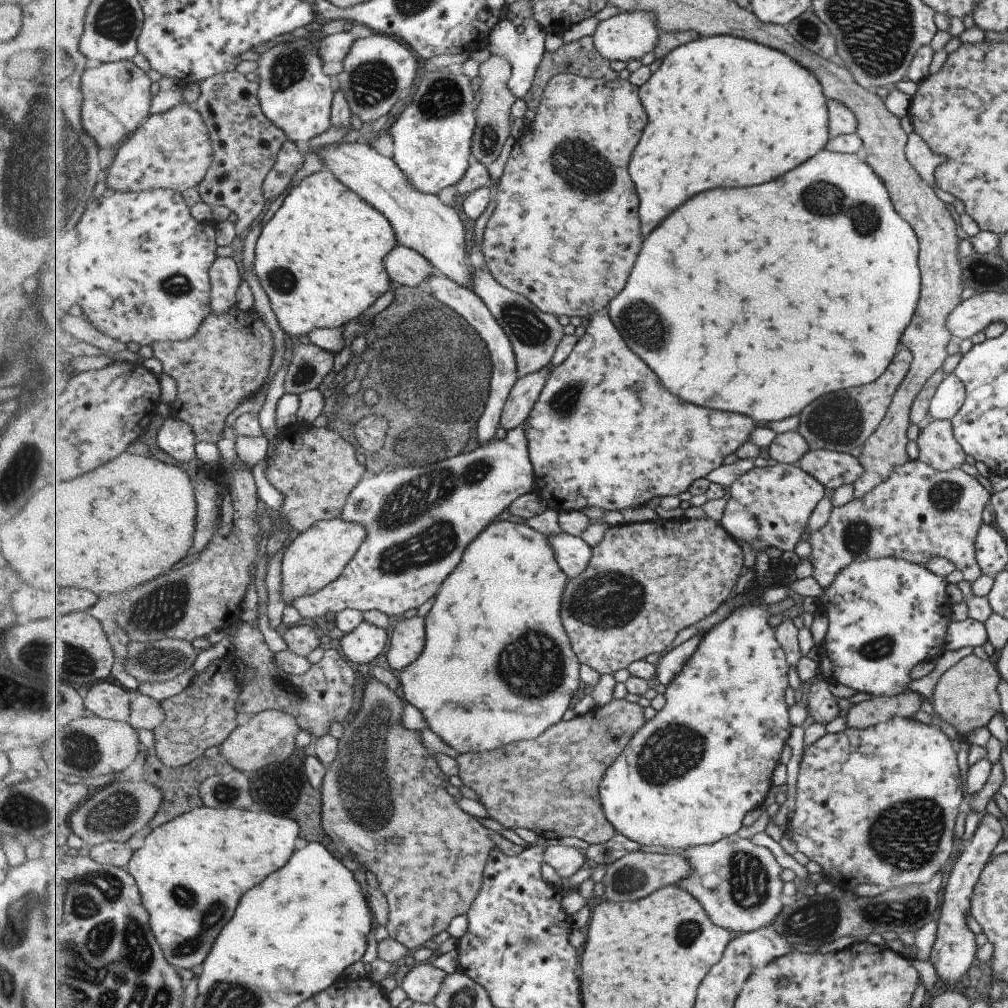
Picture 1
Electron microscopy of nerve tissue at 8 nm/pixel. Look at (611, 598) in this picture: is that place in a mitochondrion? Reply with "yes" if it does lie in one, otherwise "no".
yes

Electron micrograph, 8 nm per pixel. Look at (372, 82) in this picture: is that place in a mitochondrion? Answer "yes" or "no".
yes

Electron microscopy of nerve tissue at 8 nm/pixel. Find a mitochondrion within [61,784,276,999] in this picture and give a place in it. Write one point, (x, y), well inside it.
(215, 912)

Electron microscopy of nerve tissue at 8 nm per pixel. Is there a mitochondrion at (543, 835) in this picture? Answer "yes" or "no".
no

